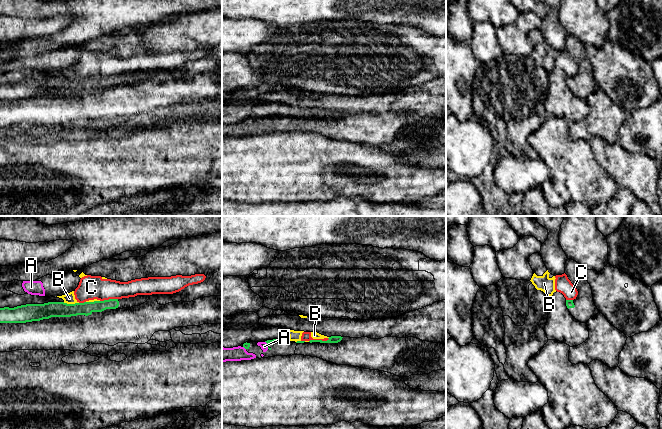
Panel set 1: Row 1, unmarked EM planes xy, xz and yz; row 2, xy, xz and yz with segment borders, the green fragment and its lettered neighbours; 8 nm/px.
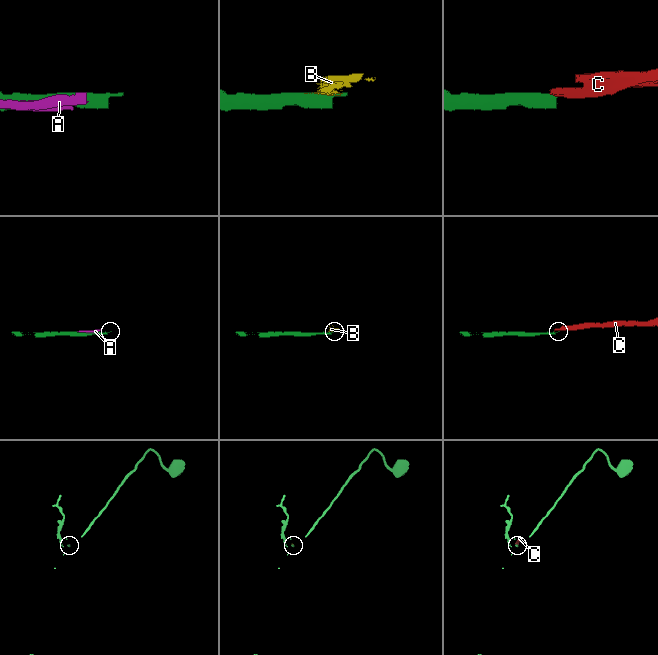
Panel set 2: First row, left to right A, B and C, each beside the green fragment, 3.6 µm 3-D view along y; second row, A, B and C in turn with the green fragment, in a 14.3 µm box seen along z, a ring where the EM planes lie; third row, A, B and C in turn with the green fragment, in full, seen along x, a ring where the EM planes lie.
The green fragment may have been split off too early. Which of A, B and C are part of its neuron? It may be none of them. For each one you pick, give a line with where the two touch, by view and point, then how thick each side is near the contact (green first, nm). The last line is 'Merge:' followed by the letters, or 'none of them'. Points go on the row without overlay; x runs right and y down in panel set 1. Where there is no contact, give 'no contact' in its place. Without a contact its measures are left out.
A: contact xz (266, 118); calibres 30 and 60 nm
Merge: A

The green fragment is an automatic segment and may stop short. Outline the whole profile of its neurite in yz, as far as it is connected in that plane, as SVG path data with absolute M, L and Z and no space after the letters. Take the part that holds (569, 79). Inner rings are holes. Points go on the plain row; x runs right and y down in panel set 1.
M567 35L565 50L578 67L574 76L566 76L566 82L576 96L586 99L599 89L593 77L592 64L586 54L586 46L576 37Z

